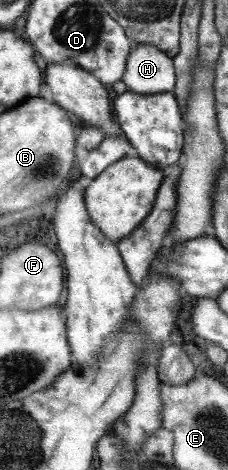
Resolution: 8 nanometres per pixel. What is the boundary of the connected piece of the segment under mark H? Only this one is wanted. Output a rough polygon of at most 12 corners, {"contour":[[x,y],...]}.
{"contour":[[138,44],[121,80],[130,92],[171,92],[174,60]]}

